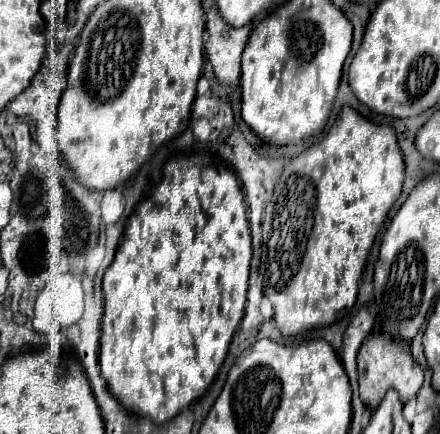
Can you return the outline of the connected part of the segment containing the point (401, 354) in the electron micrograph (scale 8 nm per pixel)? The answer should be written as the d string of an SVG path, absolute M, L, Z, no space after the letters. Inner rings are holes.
M372 334L364 340L364 344L360 346L360 352L358 352L358 382L360 382L360 398L364 400L364 404L370 410L376 410L378 404L382 402L384 394L390 388L398 390L402 402L408 402L410 398L414 398L424 382L424 370L412 358L410 350L406 350L400 342L392 340L386 334L378 334L378 336ZM386 344L392 348L382 348Z

